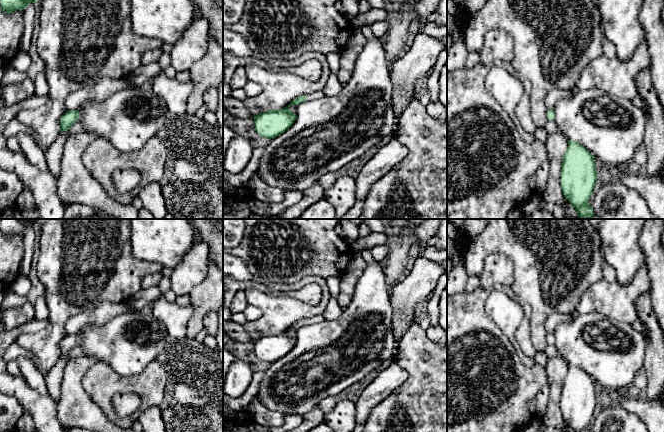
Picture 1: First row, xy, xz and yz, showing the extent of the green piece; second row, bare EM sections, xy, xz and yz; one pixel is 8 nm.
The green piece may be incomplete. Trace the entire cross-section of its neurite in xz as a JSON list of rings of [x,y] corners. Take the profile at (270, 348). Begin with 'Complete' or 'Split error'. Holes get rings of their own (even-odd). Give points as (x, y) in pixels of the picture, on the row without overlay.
Split error. [[[323,314],[307,320],[300,320],[293,324],[287,331],[280,334],[270,334],[254,341],[256,356],[268,364],[279,360],[288,354],[296,343],[296,338],[289,334],[291,329],[299,329],[306,324],[321,323],[325,321]]]

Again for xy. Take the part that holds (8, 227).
Complete. [[[0,219],[0,232],[5,237],[24,234],[29,227],[36,226],[36,219]]]

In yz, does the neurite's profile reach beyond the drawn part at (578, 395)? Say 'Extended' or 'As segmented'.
As segmented

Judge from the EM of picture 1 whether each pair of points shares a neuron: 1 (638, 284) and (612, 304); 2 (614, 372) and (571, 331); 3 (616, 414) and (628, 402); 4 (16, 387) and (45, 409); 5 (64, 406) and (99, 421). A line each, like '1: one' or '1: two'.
1: one
2: one
3: two
4: one
5: one

